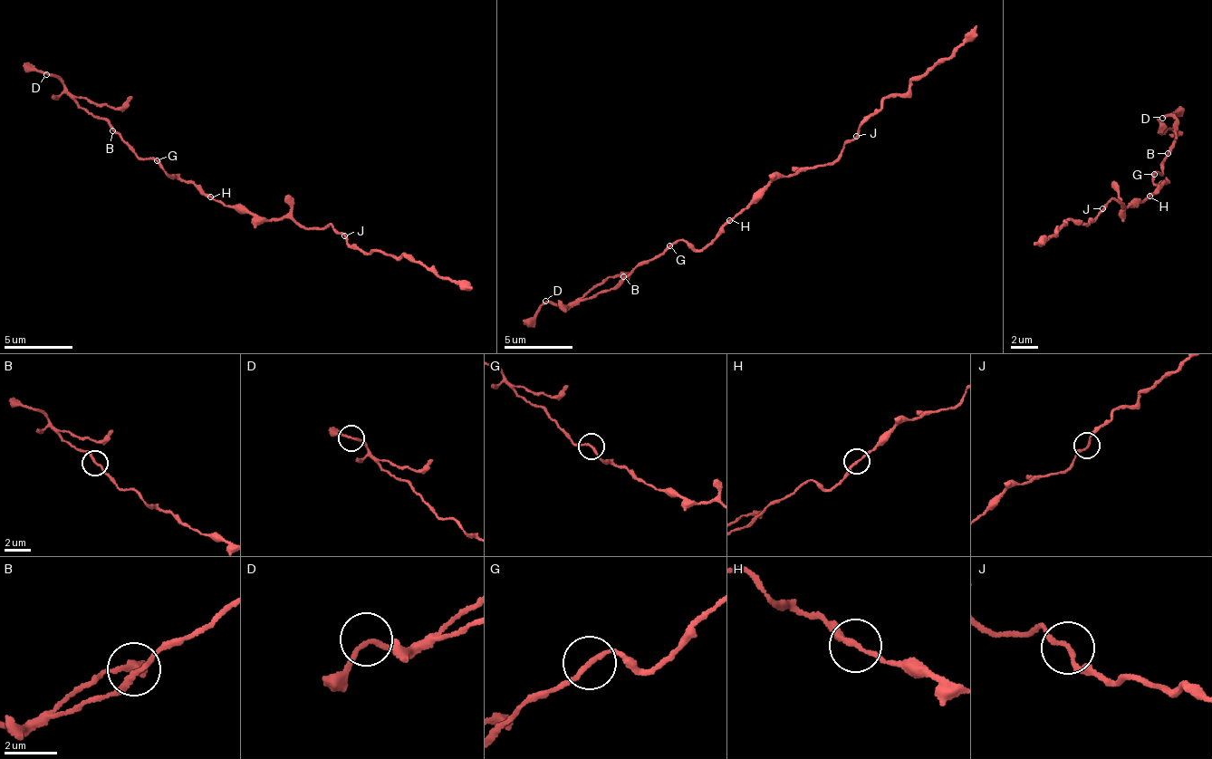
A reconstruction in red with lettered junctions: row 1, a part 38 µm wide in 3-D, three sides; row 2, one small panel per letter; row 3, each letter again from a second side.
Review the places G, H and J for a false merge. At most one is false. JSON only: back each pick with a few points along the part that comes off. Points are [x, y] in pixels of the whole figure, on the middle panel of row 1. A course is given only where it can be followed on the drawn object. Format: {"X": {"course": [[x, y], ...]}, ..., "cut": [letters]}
{"cut": []}

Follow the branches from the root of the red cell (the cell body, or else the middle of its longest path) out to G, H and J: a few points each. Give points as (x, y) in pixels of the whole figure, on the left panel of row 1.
G: (239, 206), (230, 207), (180, 176), (166, 172), (155, 159)
H: (239, 206), (223, 205), (210, 196)
J: (239, 206), (260, 219), (292, 218), (306, 228), (331, 225), (344, 235)

